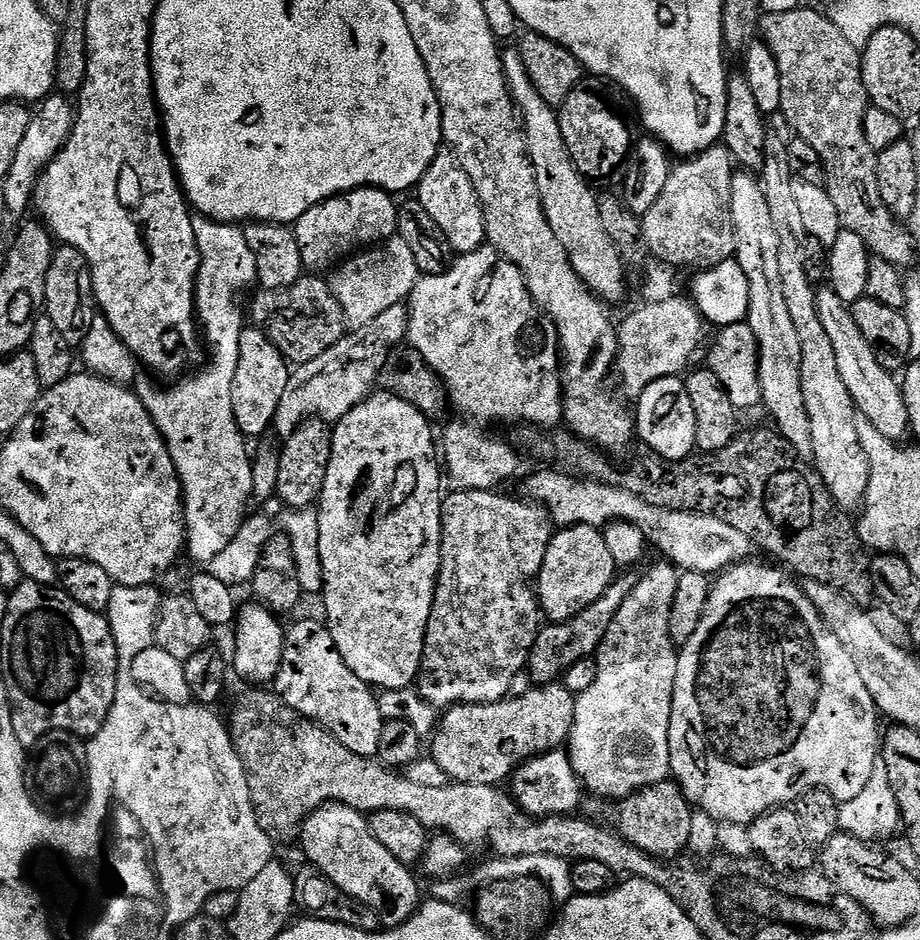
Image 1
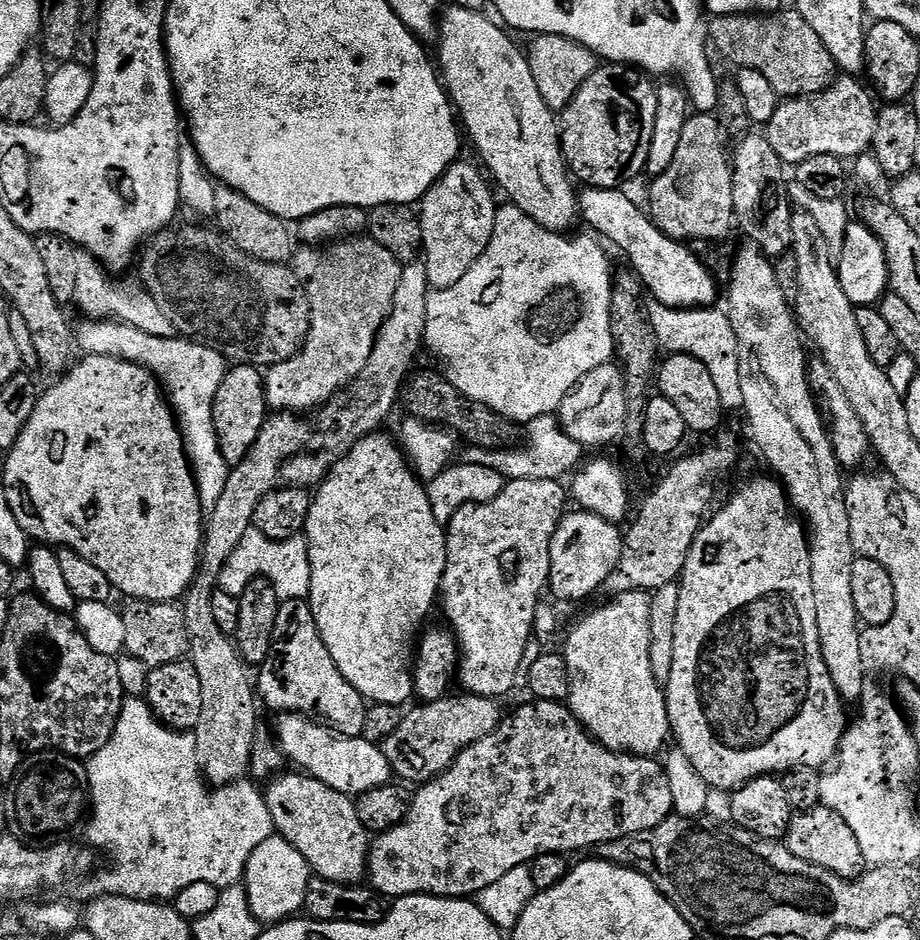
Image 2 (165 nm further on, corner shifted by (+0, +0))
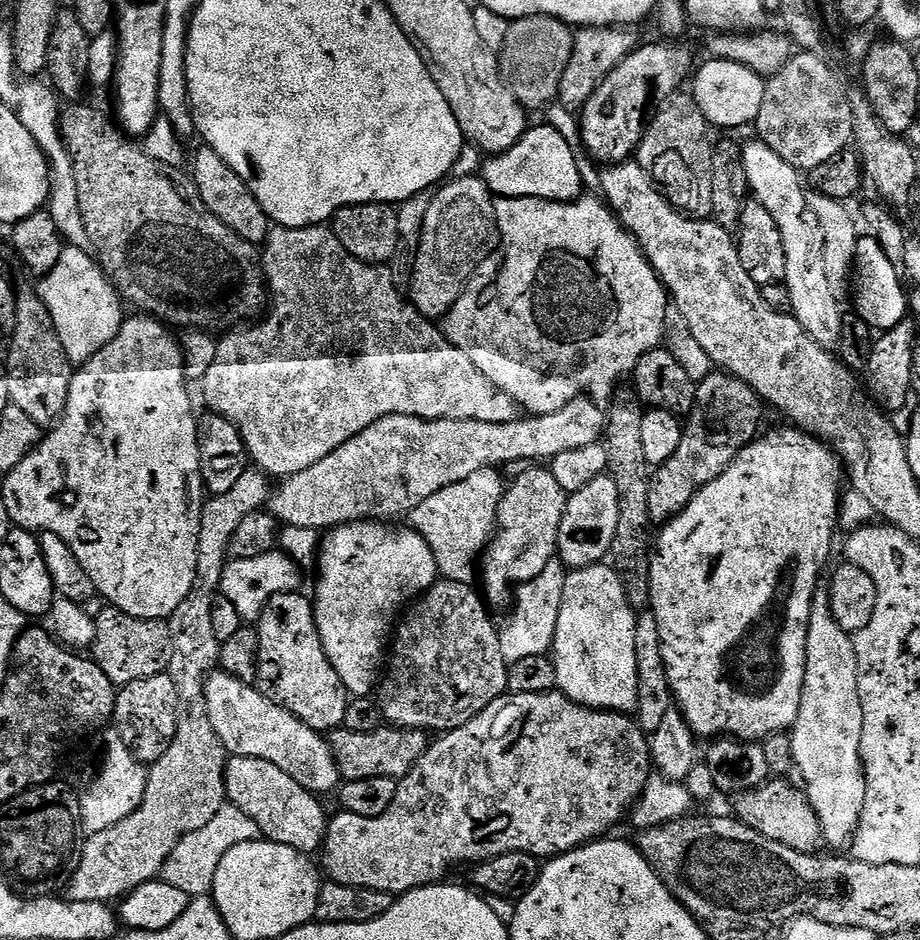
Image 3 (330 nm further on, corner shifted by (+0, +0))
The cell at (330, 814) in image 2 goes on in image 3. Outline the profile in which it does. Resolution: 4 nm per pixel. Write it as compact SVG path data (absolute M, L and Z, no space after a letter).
M232 756L224 768L224 781L228 791L227 803L253 820L263 839L305 854L319 853L323 849L329 813L324 813L321 797L298 786L286 770L278 770L274 762L266 762L262 758Z

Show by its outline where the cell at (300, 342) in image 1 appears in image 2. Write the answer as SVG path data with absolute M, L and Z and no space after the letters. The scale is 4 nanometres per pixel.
M188 224L185 228L176 229L176 226L169 226L143 245L142 251L138 256L138 268L139 264L140 280L144 283L142 285L143 291L148 292L150 298L158 304L162 313L166 314L167 318L175 326L177 333L181 337L195 340L198 344L210 345L214 350L221 352L225 360L233 365L250 364L255 365L260 370L267 370L272 365L286 362L291 356L298 354L300 347L306 342L308 331L310 330L310 322L312 321L312 311L310 310L308 296L304 293L304 287L296 276L295 267L286 264L271 264L270 262L262 262L258 258L250 258L250 254L238 250L238 246L234 246L234 242L230 242L228 237L215 227L195 228L194 225Z

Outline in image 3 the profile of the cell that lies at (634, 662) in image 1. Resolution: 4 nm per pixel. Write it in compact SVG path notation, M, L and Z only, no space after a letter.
M601 562L569 571L562 590L562 610L558 610L558 630L550 649L550 657L557 670L556 688L574 703L587 708L635 713L638 706L638 654L634 650L636 617L615 568Z

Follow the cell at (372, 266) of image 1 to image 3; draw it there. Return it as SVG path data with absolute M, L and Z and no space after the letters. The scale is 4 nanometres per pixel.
M273 227L262 248L262 271L267 291L270 293L270 304L272 300L272 316L266 317L261 324L256 324L253 328L244 326L239 330L225 332L219 337L216 345L217 354L210 365L210 370L207 370L203 378L202 387L204 387L204 400L209 404L207 407L213 413L228 419L240 431L251 463L265 476L287 478L299 474L300 471L309 470L315 463L322 462L326 454L334 454L338 446L346 446L350 438L362 434L366 426L387 416L413 416L423 420L465 420L466 422L494 422L495 424L521 419L522 409L516 400L510 398L510 394L494 387L486 378L486 374L482 374L482 370L478 370L478 366L474 366L474 362L470 362L470 358L466 358L462 350L458 350L444 337L443 331L436 330L432 336L432 344L420 344L420 339L424 336L425 317L421 316L419 310L406 299L405 293L396 287L391 271L387 267L368 264L364 260L351 256L342 246L342 242L338 242L331 227Z

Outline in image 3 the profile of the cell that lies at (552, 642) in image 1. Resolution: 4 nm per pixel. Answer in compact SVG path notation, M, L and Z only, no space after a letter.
M725 372L711 373L706 379L697 383L695 404L683 427L683 438L677 450L665 464L659 465L653 471L650 482L650 518L653 525L663 526L678 514L682 514L691 500L706 485L720 477L737 454L752 443L759 433L758 426L762 418L762 410L764 411L763 401L749 384L735 376L729 376Z

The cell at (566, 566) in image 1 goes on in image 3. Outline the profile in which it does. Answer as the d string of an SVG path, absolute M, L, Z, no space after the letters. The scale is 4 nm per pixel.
M603 474L569 495L562 514L562 526L558 530L558 559L568 570L607 561L614 546L614 534L618 534L618 486L614 486L612 476Z

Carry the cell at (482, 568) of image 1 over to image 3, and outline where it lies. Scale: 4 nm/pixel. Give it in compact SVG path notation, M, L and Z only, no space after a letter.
M544 466L530 467L505 487L504 497L496 511L496 526L482 557L482 592L489 605L511 605L514 589L538 578L557 555L558 530L562 526L568 497L552 471Z

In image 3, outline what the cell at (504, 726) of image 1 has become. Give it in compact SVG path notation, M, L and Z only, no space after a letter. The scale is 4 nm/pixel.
M341 726L327 737L327 742L344 780L381 776L399 782L415 766L418 758L422 758L422 754L428 749L430 736L429 733L419 732L417 728L385 726L373 732L358 734Z

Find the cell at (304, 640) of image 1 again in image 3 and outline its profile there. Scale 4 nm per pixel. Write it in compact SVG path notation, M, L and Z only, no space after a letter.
M287 592L270 598L258 621L260 659L258 687L262 695L290 710L306 726L321 734L343 725L350 693L330 666L316 625L316 610L311 599L300 592Z

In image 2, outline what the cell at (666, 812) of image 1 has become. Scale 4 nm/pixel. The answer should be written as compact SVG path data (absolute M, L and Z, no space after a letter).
M537 699L532 704L524 704L517 710L513 716L505 715L500 721L500 725L495 728L490 734L486 734L486 738L482 738L478 742L474 742L470 747L462 752L446 771L441 776L436 776L433 780L427 781L415 789L412 805L406 814L406 818L401 824L390 829L388 832L381 832L371 841L368 850L368 870L366 873L367 879L370 881L371 887L375 888L382 896L389 898L399 898L402 896L446 896L449 898L474 898L479 892L486 890L488 886L493 886L494 882L498 882L500 878L509 874L510 870L515 867L522 867L524 865L531 865L533 860L538 859L542 854L550 854L551 852L559 852L561 854L573 854L572 852L580 852L583 848L592 848L592 850L599 849L602 844L609 844L618 838L626 838L630 834L642 834L642 830L654 830L654 826L658 826L662 822L666 822L668 816L673 815L674 799L670 792L670 782L667 781L667 774L665 772L665 765L659 759L650 756L631 756L628 752L615 752L606 746L602 746L593 738L589 732L585 732L583 726L580 724L580 719L572 713L571 708L567 703L560 703L558 701L546 701Z

